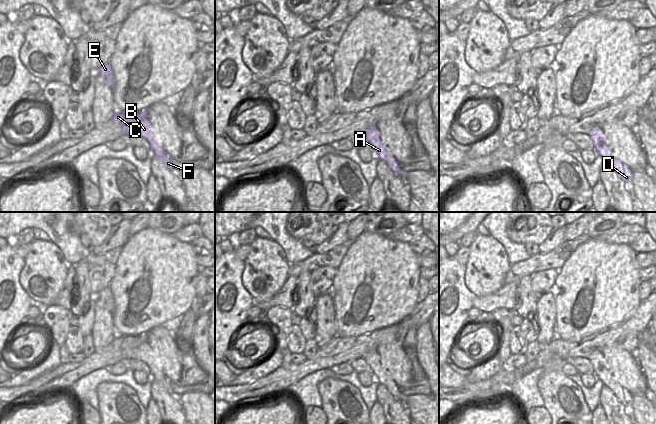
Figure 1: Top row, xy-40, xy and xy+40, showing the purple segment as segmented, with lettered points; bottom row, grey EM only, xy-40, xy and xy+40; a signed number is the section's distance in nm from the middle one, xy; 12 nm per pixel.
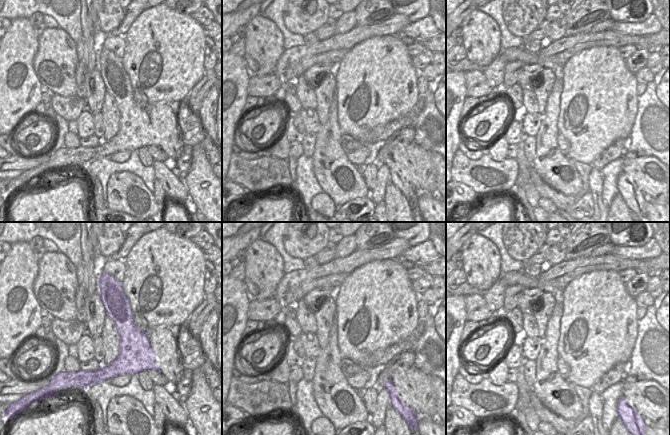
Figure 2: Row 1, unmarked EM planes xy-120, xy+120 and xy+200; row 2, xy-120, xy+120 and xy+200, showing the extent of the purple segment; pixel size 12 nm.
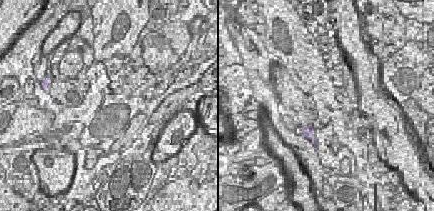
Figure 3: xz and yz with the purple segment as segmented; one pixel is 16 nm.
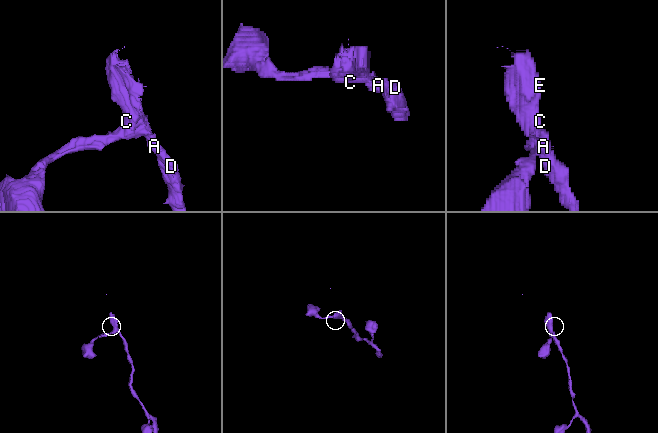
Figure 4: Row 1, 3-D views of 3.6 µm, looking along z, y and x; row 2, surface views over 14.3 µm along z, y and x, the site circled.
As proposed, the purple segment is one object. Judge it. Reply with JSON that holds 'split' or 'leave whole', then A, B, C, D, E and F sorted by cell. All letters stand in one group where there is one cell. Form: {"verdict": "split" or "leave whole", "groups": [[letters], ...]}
{"verdict": "leave whole", "groups": [["A", "B", "C", "D", "E", "F"]]}

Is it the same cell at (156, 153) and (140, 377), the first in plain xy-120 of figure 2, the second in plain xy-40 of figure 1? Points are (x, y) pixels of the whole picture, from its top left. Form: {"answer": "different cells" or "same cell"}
{"answer": "different cells"}

